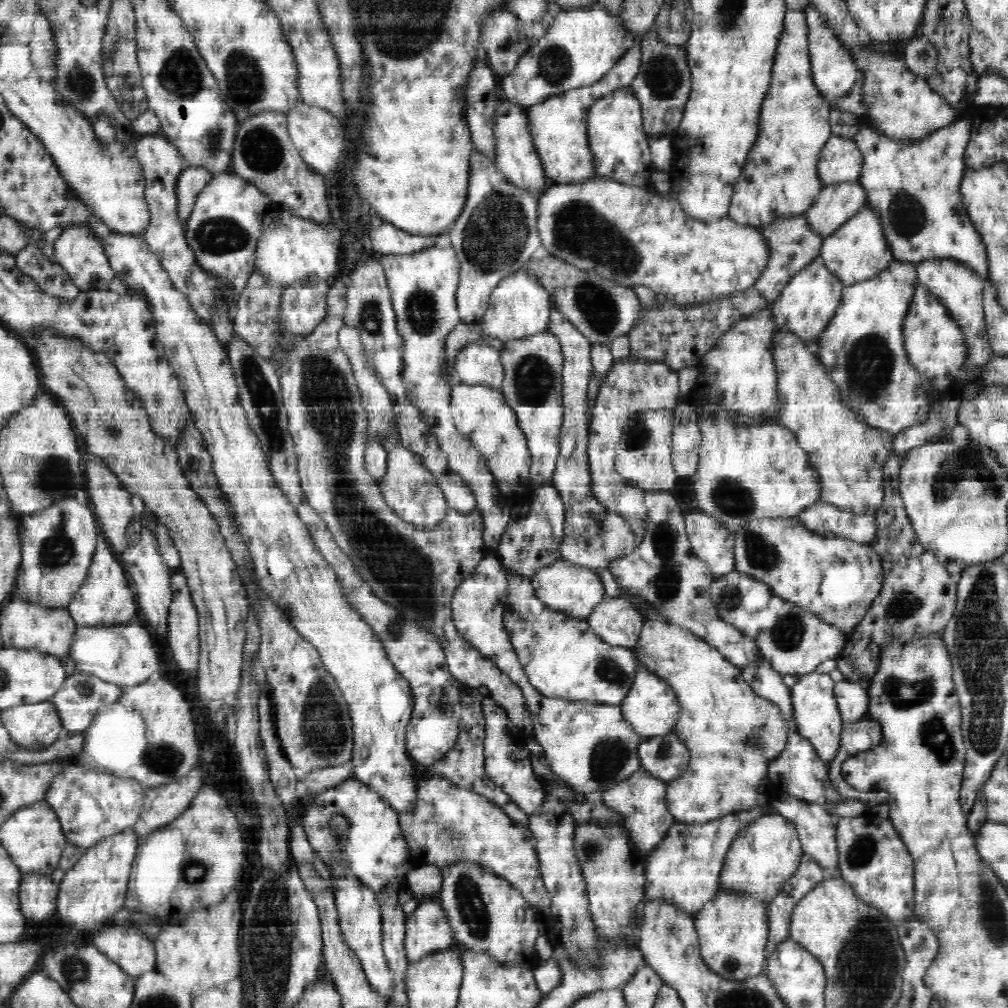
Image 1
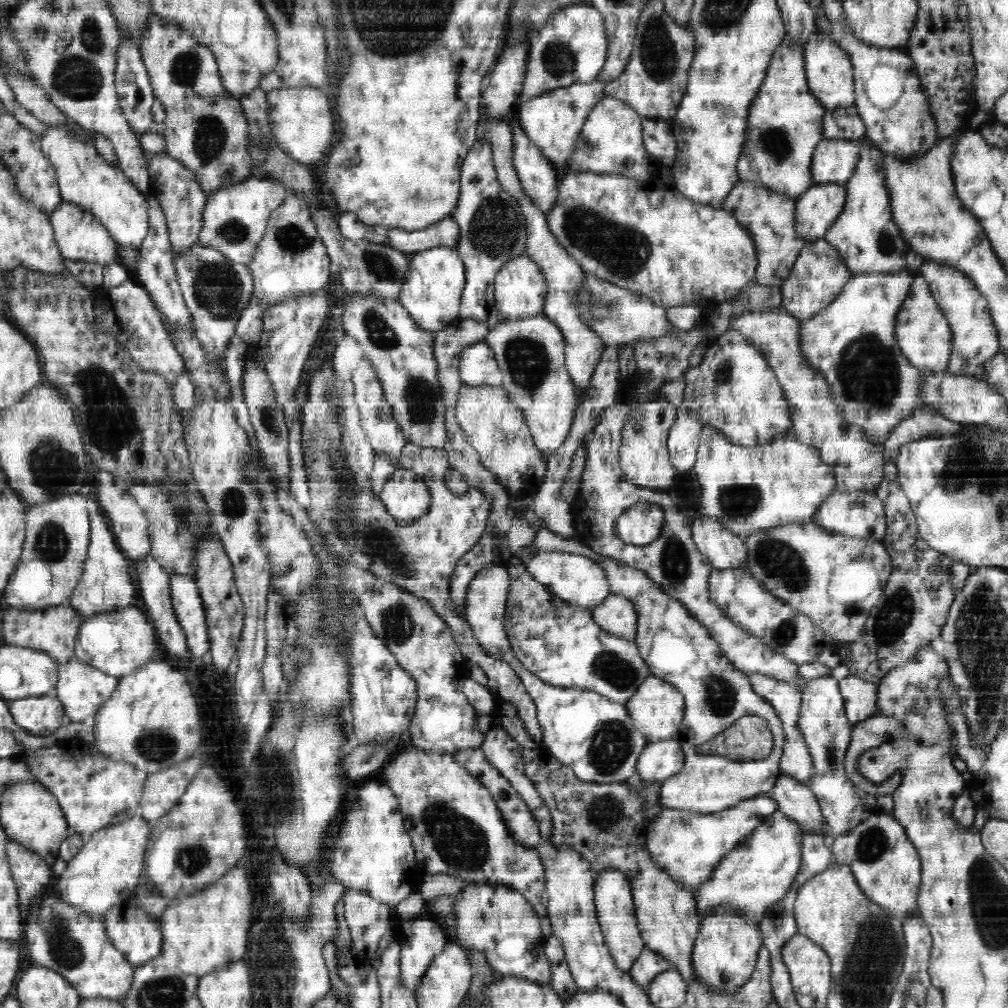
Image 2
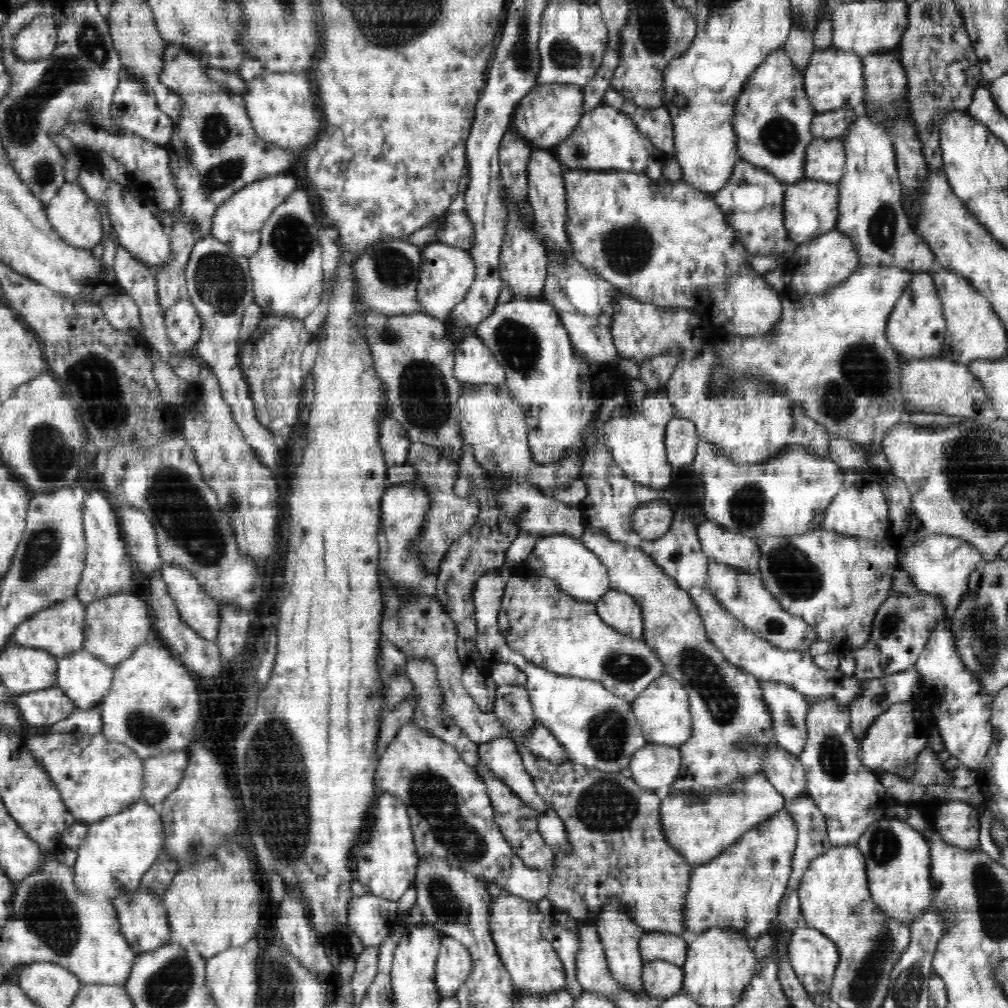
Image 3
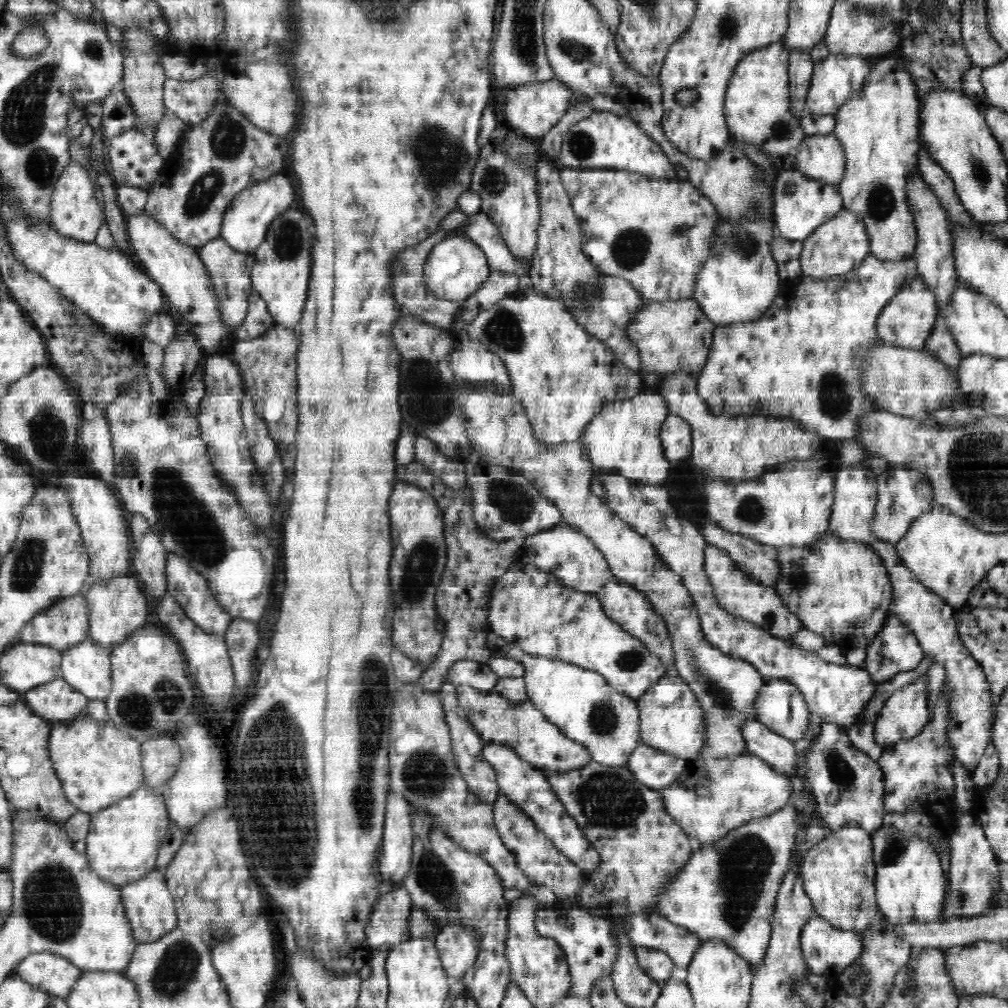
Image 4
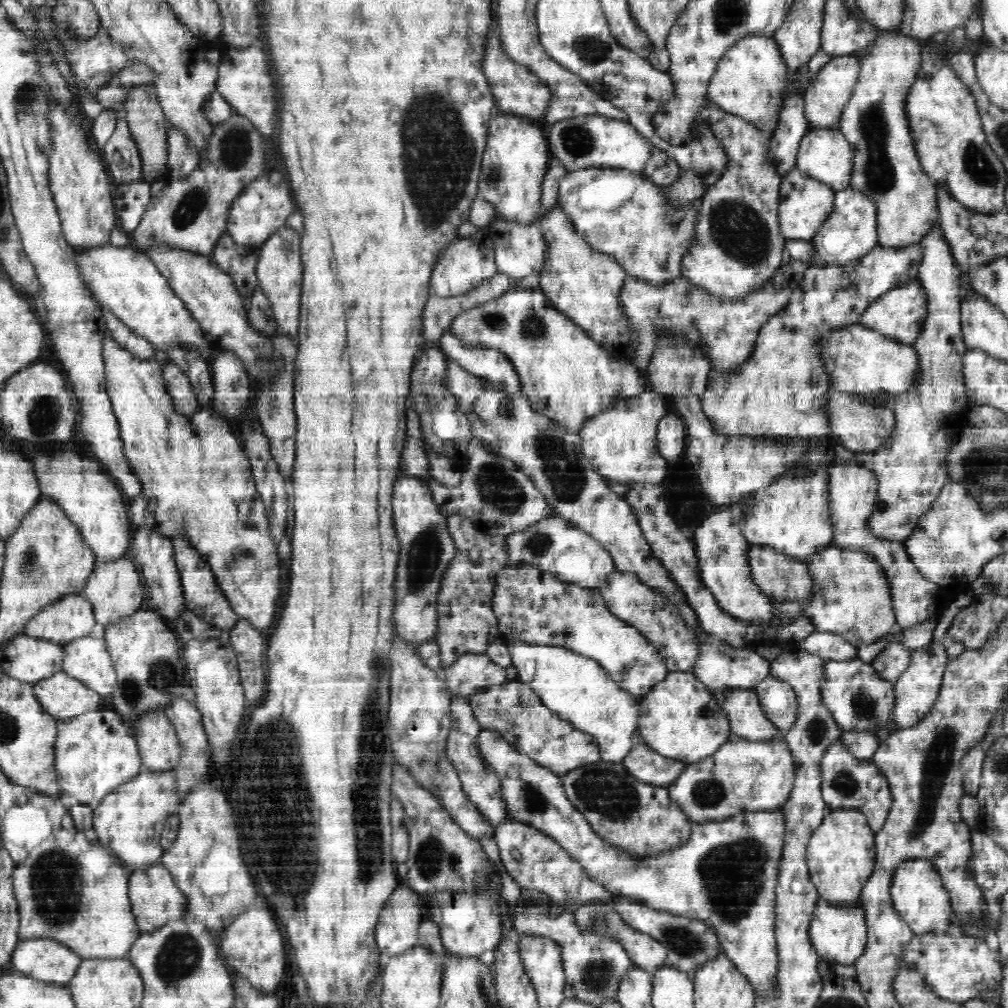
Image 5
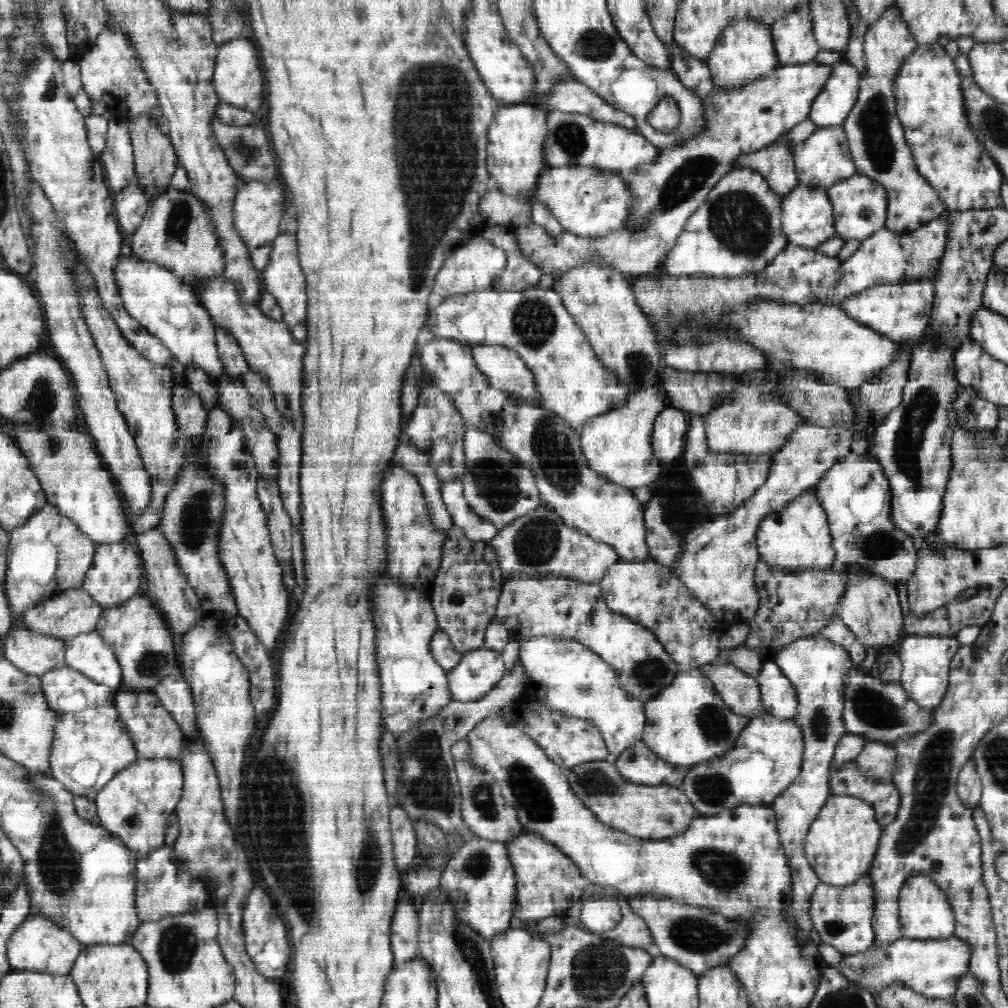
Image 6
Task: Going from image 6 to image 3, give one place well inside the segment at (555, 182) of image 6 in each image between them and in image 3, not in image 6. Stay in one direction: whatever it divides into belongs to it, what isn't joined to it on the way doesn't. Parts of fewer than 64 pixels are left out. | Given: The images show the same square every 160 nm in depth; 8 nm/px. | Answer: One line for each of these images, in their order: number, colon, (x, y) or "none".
3: (665, 243)
4: (656, 234)
5: (619, 213)

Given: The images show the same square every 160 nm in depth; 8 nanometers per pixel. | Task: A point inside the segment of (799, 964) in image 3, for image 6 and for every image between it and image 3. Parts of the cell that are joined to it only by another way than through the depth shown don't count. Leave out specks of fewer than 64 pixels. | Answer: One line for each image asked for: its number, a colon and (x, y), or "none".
4: (827, 949)
5: (839, 933)
6: (843, 916)

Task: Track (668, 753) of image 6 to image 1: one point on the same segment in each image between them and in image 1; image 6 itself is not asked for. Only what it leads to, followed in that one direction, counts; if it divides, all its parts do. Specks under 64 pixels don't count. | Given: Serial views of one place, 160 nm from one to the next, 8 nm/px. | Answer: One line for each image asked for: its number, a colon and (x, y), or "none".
1: (651, 707)
2: (657, 710)
3: (662, 711)
4: (672, 720)
5: (681, 719)

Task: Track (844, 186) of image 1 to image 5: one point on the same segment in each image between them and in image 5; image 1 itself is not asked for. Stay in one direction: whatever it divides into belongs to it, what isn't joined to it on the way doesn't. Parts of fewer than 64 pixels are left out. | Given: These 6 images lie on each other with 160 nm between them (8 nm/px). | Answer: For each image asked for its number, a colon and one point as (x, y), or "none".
2: (817, 209)
3: (811, 208)
4: (801, 205)
5: (805, 204)

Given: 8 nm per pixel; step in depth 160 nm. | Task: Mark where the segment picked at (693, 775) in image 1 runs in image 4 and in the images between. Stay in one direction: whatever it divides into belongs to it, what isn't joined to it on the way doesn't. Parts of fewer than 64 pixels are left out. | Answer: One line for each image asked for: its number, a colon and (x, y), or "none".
2: (732, 739)
3: (731, 723)
4: (726, 687)

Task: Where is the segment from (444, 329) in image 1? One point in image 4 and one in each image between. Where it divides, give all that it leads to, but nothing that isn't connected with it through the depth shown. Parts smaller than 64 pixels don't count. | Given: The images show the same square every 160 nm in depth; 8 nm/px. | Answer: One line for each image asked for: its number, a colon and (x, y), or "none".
2: (432, 291)
3: (447, 272)
4: (456, 268)

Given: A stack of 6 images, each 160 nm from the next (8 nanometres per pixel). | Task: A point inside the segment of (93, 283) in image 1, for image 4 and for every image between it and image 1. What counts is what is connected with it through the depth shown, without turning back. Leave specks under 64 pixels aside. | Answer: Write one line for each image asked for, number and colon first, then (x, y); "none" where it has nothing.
2: (79, 235)
3: (74, 218)
4: (75, 214)

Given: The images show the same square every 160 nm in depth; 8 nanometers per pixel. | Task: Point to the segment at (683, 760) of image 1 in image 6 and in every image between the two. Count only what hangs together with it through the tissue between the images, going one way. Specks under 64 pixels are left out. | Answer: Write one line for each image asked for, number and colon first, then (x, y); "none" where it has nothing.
2: (658, 761)
3: (655, 767)
4: (656, 769)
5: (645, 764)
6: (637, 763)

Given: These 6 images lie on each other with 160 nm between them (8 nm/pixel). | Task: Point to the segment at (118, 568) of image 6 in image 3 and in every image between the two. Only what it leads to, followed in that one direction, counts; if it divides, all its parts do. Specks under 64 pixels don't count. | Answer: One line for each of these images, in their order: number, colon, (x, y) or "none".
3: (117, 624)
4: (117, 606)
5: (114, 588)

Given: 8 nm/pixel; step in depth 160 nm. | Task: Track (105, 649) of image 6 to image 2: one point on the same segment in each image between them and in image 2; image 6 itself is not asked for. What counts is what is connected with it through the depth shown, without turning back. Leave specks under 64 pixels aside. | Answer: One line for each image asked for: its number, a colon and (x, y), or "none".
2: (82, 689)
3: (85, 679)
4: (86, 666)
5: (87, 659)

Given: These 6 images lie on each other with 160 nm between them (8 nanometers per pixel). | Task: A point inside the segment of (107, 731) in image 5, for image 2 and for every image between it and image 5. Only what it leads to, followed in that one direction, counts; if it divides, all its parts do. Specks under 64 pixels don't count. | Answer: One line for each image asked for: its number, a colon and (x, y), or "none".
2: (94, 791)
3: (96, 776)
4: (97, 765)

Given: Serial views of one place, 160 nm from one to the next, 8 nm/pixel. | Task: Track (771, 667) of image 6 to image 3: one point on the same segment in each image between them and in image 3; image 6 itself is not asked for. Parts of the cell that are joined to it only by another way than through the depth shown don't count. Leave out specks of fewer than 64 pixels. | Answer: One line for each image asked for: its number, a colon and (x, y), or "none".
3: (788, 708)
4: (780, 706)
5: (779, 702)

